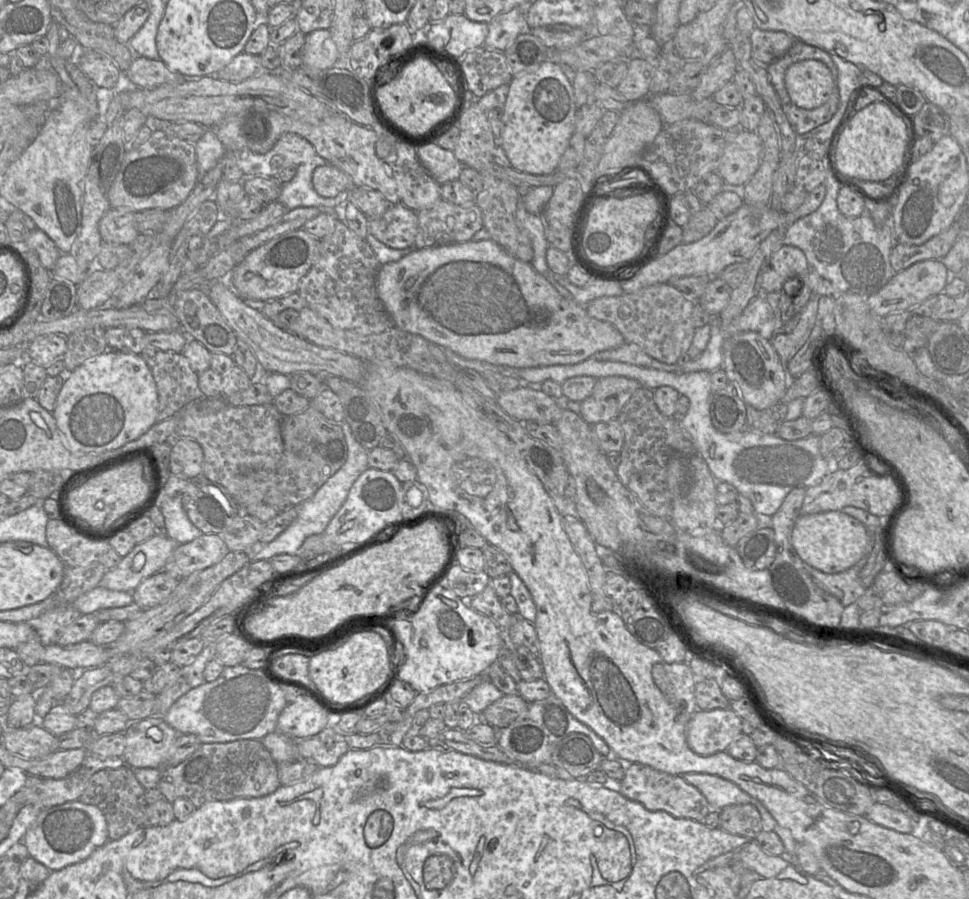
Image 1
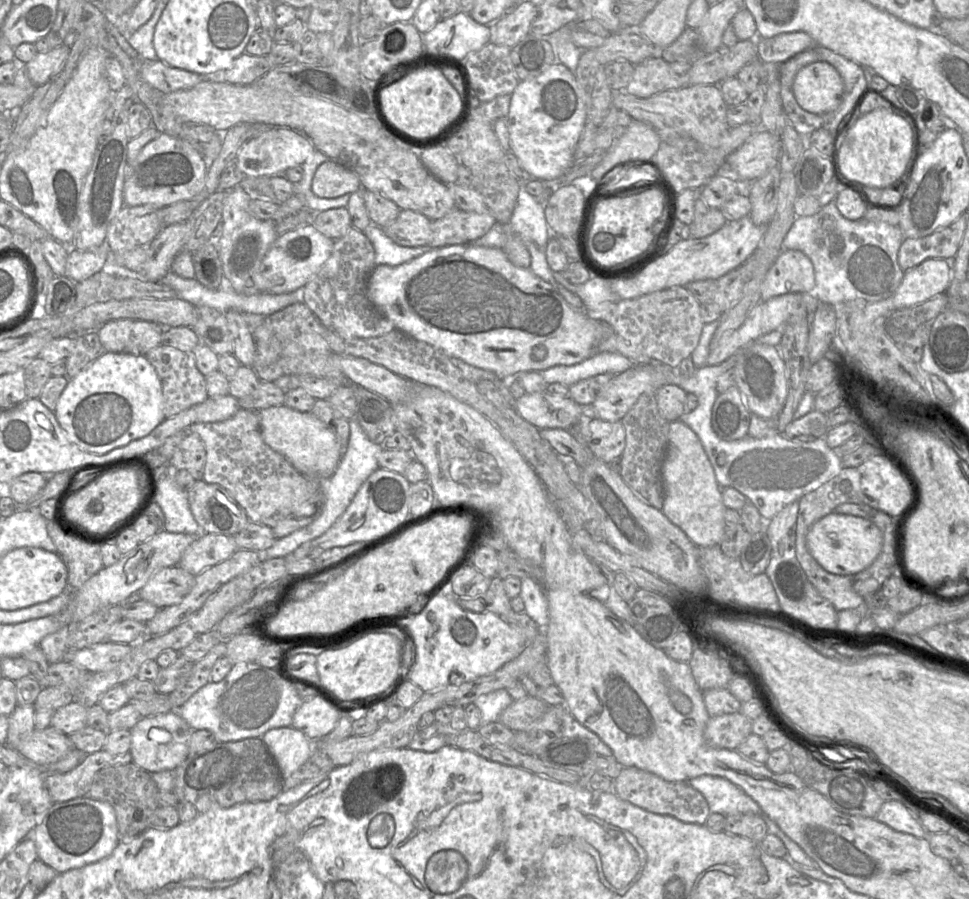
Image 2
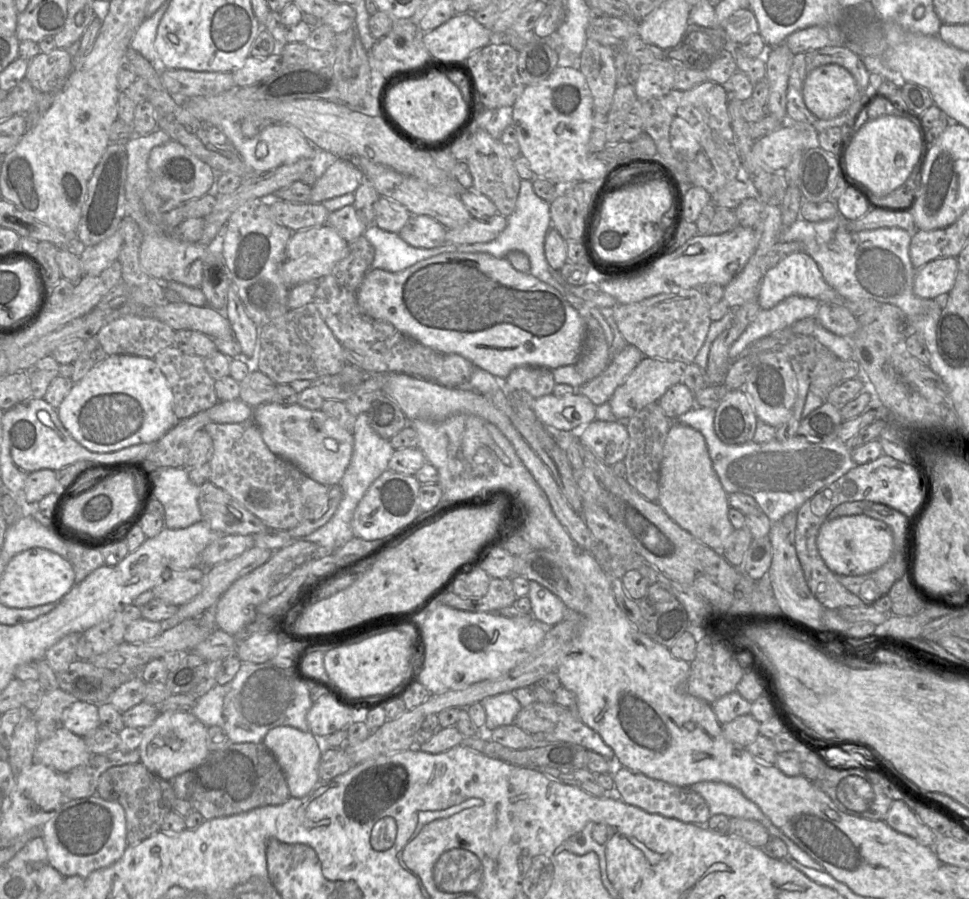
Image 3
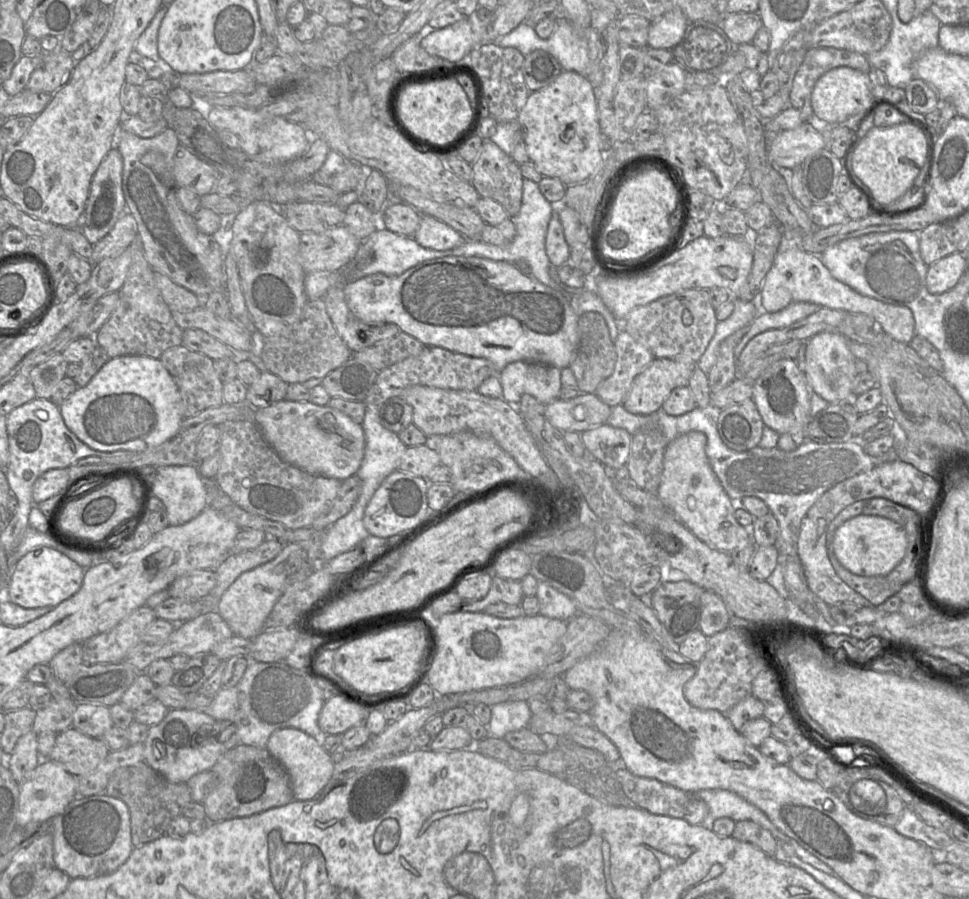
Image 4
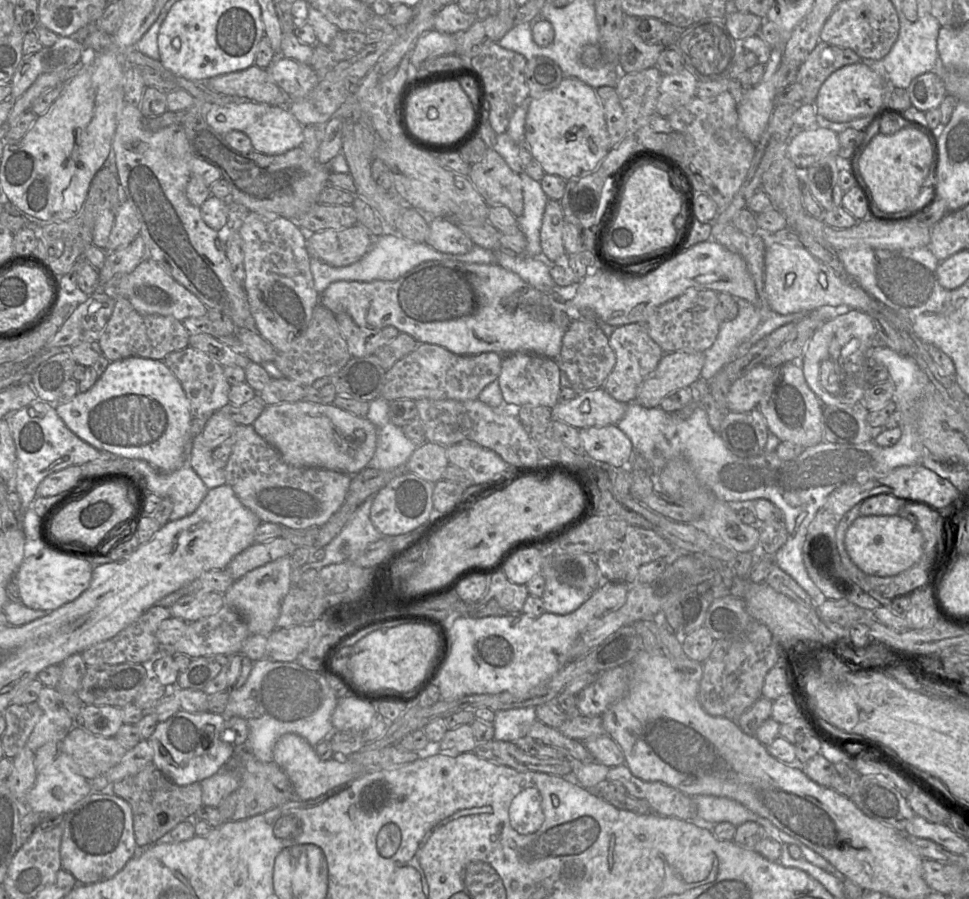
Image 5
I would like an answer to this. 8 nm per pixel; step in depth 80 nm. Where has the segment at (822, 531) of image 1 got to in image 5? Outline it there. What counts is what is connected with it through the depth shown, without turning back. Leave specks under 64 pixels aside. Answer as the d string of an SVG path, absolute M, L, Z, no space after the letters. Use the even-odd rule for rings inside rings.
M899 515L859 516L848 528L845 548L852 562L864 573L890 577L915 565L923 555L923 535L908 519Z

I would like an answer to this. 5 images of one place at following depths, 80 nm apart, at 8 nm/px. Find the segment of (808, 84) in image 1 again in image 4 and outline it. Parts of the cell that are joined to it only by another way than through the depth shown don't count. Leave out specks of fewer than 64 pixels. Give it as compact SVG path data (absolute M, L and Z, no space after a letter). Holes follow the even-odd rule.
M850 67L833 68L823 74L814 85L811 95L813 114L829 123L836 123L863 113L875 99L872 87L873 82L867 73Z

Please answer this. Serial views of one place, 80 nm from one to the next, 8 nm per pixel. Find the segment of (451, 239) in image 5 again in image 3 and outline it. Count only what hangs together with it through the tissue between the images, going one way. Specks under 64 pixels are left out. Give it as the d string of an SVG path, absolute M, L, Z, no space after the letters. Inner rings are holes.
M411 215L399 236L410 246L431 249L446 242L447 229L427 215Z

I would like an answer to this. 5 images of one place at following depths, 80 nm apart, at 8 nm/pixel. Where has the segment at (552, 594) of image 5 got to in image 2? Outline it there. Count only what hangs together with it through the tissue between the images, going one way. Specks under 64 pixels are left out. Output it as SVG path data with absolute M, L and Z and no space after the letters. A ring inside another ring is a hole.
M531 578L521 579L519 595L525 604L525 613L540 627L545 629L549 623L548 601L542 585Z

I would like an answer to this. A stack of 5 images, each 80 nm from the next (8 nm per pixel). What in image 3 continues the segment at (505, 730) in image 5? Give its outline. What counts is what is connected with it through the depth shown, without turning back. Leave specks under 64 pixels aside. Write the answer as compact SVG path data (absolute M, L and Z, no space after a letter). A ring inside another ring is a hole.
M505 692L484 698L480 702L486 712L484 732L514 724L514 720L522 706L511 692Z

